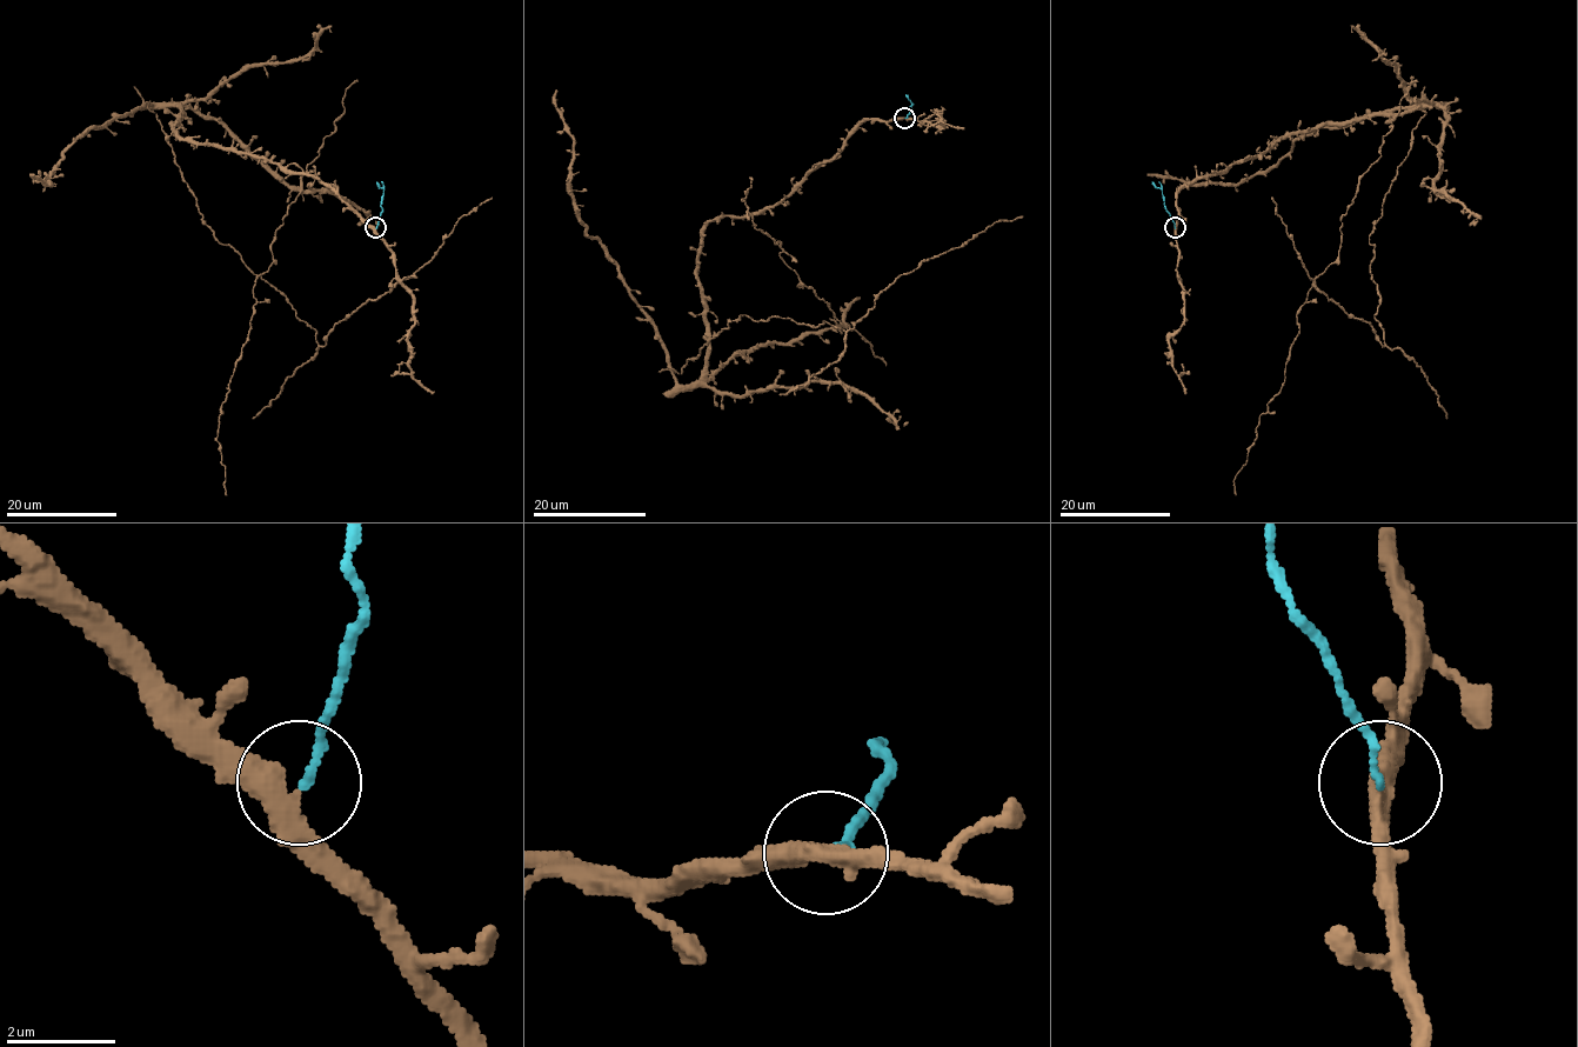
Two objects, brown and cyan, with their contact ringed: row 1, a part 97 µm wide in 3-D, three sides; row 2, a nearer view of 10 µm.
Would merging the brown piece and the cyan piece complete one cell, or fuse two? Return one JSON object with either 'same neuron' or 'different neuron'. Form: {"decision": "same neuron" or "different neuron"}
{"decision": "different neuron"}

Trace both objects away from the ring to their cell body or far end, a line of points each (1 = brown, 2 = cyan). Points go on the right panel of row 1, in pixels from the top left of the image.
1: (1176, 228), (1184, 186), (1278, 139), (1438, 106), (1421, 107), (1369, 238), (1383, 346), (1316, 286), (1271, 198)
2: (1176, 228), (1162, 191), (1151, 182)

